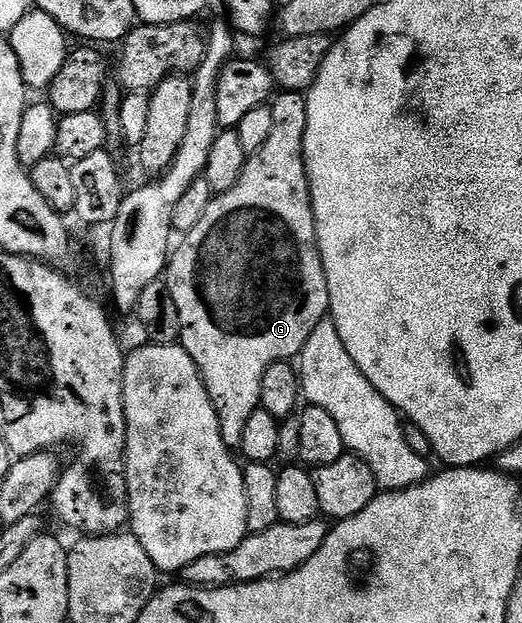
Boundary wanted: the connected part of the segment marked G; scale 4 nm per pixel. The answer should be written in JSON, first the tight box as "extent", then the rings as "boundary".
{"extent":[167,91,329,450],"boundary":[[[278,91],[271,100],[271,119],[275,126],[271,126],[271,134],[267,137],[267,143],[261,147],[254,156],[245,161],[243,174],[239,174],[239,182],[231,186],[221,196],[214,196],[209,201],[207,210],[203,210],[203,218],[195,230],[184,233],[181,245],[172,249],[167,265],[167,283],[171,290],[171,298],[175,298],[175,307],[179,309],[179,322],[181,323],[181,347],[191,354],[195,366],[205,383],[207,394],[215,406],[215,414],[219,418],[219,434],[223,434],[223,442],[231,450],[241,447],[243,429],[247,427],[247,418],[255,414],[255,410],[261,407],[261,395],[259,389],[263,386],[263,374],[267,374],[267,366],[271,366],[280,360],[292,361],[300,357],[307,338],[311,338],[311,330],[319,326],[319,322],[329,316],[329,291],[327,290],[327,274],[323,270],[321,251],[317,241],[315,230],[315,214],[313,213],[313,199],[309,196],[309,179],[305,173],[305,131],[307,130],[307,99],[300,92]]]}

